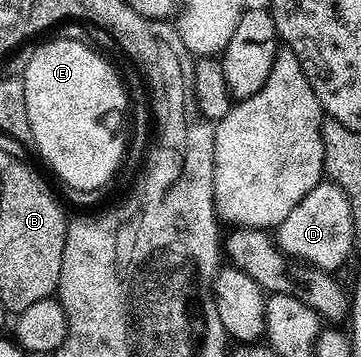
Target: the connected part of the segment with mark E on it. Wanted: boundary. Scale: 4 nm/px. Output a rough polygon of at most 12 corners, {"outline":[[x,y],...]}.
{"outline":[[57,37],[20,74],[32,144],[81,189],[122,168],[126,86]]}

